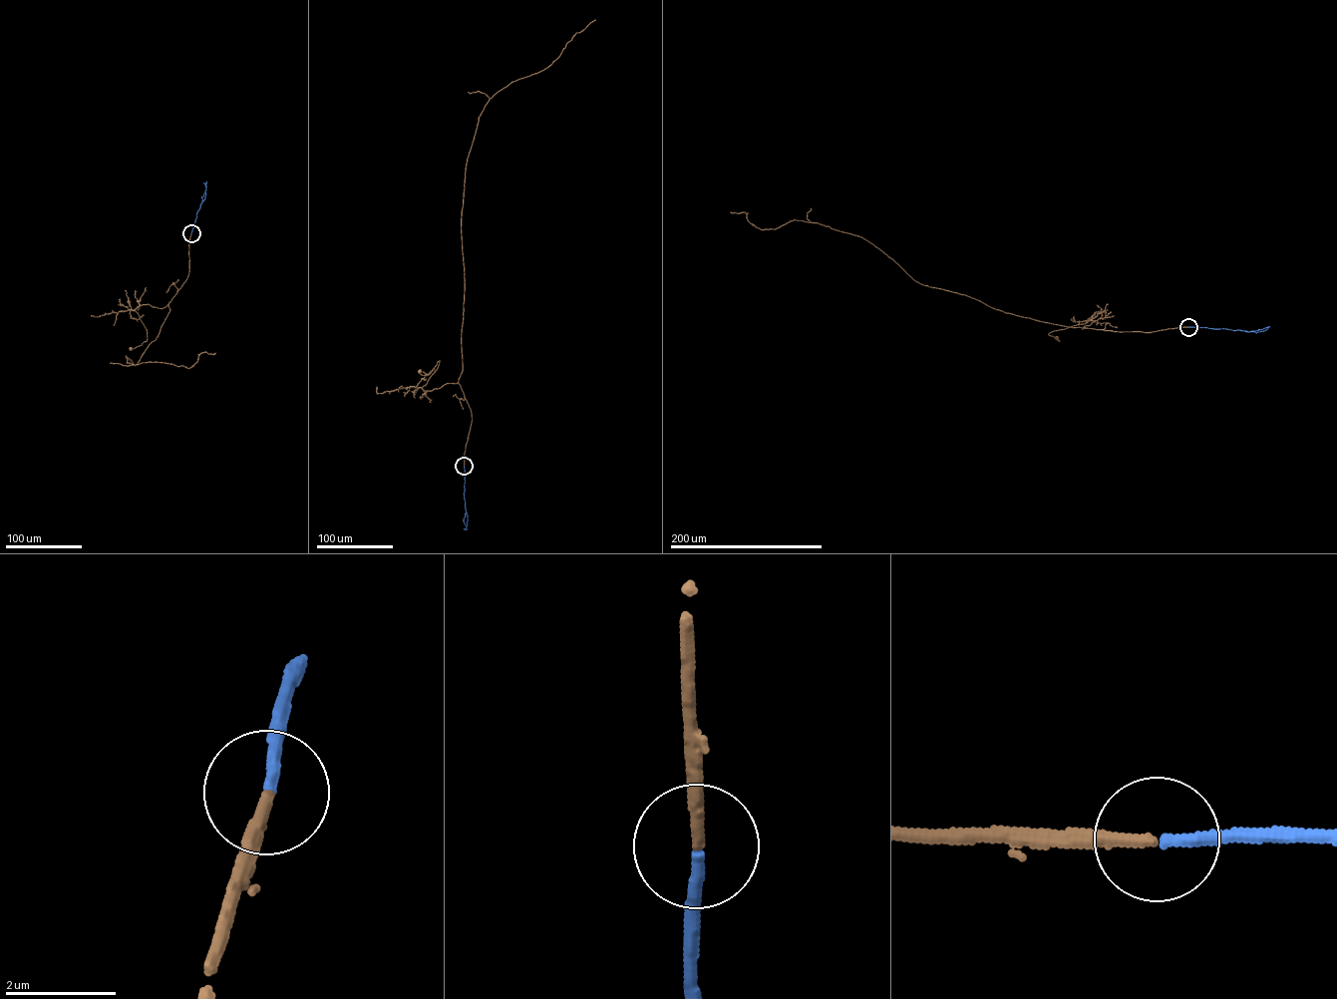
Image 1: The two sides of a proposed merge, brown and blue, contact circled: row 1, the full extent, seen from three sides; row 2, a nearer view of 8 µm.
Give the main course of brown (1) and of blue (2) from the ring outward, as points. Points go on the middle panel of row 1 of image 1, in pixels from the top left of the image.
1: (464, 466), (472, 415), (461, 385), (448, 383), (425, 391), (422, 388), (440, 361), (428, 375), (419, 371)
2: (464, 466), (464, 529)

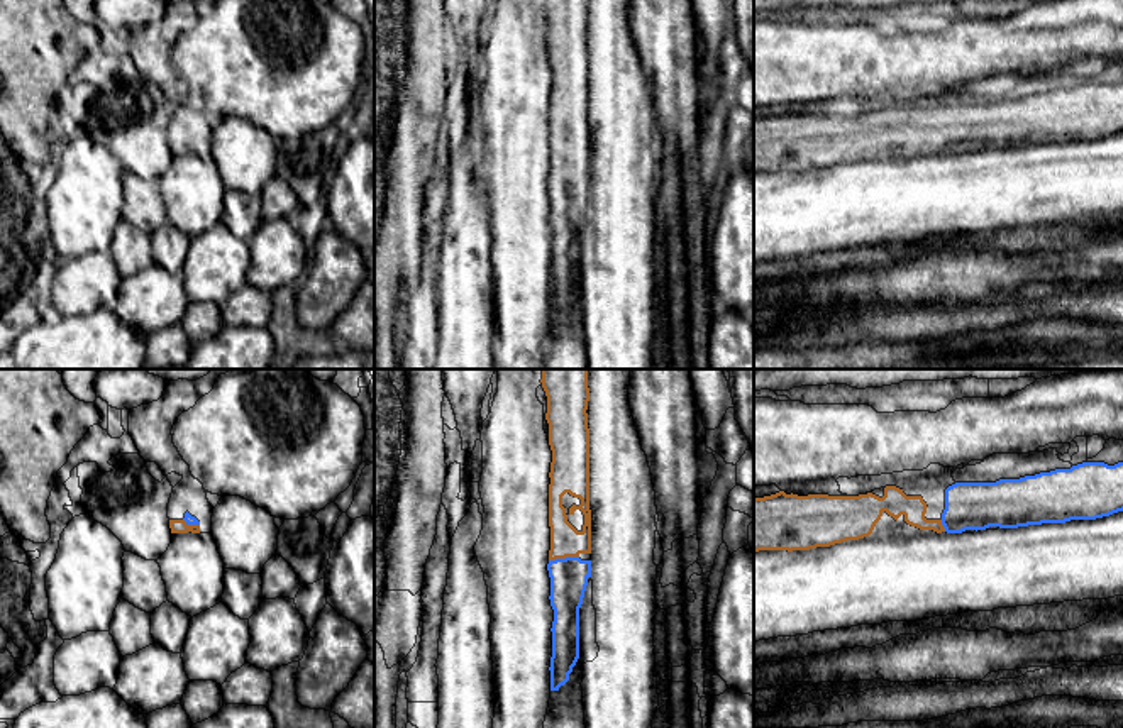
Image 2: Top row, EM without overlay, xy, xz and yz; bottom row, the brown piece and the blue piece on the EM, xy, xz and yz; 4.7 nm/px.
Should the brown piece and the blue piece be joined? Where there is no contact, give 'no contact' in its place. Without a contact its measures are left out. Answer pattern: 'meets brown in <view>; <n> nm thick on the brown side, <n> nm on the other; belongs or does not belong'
meets brown in xz; 150 nm thick on the brown side, 180 nm on the other; belongs

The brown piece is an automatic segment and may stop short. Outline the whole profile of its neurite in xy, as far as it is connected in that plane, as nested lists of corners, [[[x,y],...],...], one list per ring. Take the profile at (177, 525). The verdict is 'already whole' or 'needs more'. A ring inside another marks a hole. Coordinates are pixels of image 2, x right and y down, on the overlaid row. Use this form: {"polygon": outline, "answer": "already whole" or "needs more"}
{"polygon": [[[188,511],[183,520],[169,520],[171,533],[200,533],[200,521]]], "answer": "needs more"}

